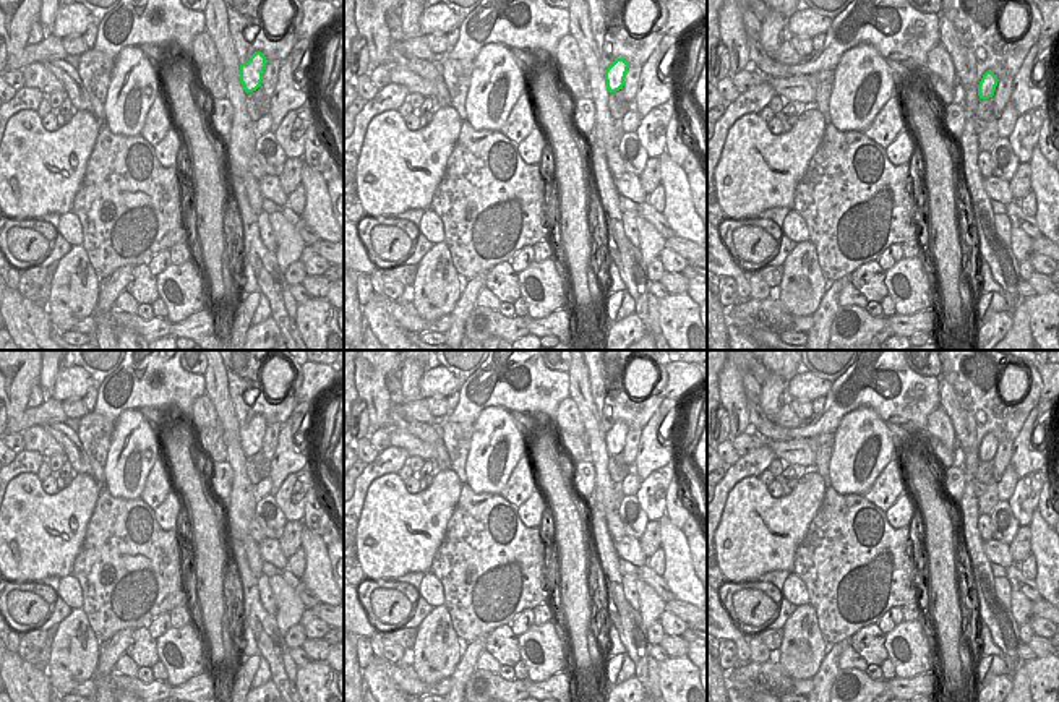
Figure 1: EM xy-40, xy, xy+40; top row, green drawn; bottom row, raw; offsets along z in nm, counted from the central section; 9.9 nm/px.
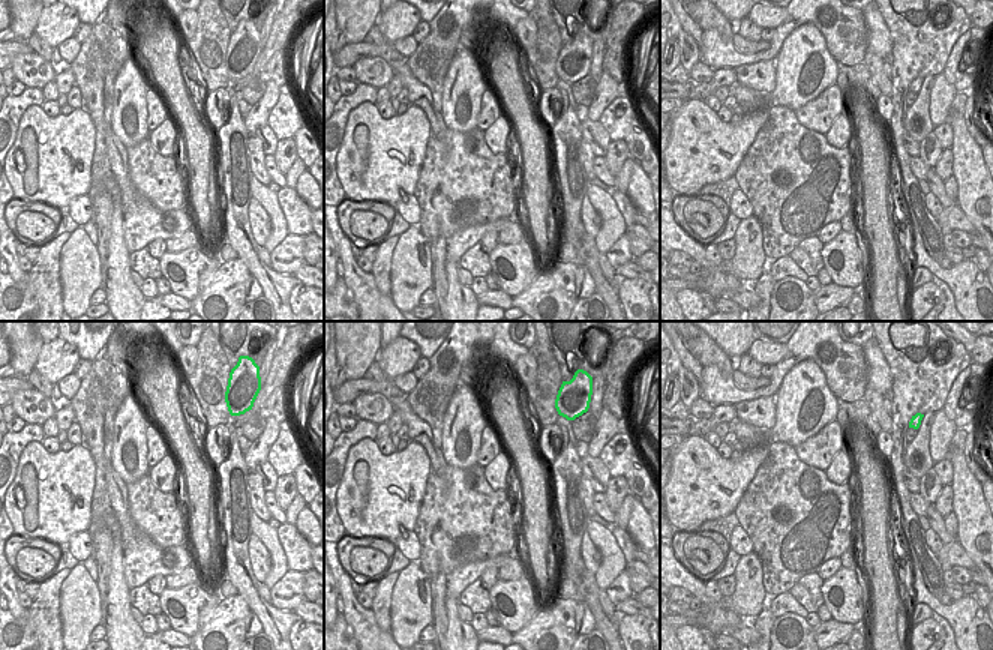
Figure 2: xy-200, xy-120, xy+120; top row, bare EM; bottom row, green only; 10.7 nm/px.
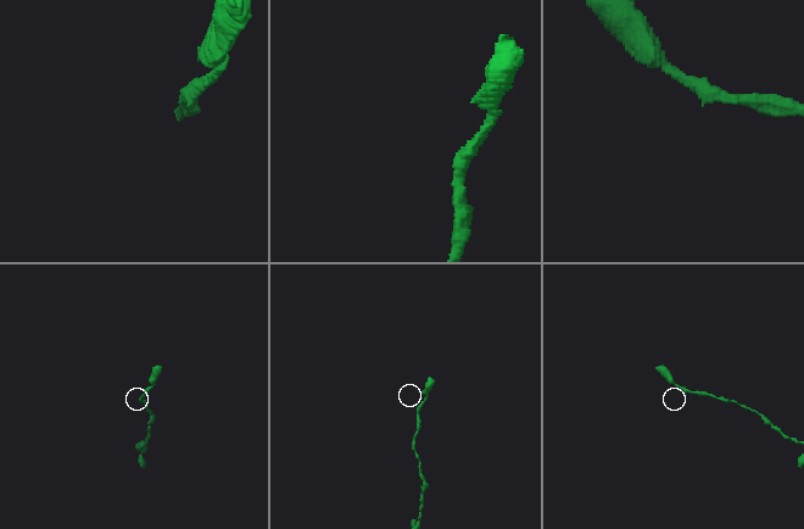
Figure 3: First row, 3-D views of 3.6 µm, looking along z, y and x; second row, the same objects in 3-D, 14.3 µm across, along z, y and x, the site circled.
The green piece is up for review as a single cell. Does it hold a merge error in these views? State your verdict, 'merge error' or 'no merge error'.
no merge error

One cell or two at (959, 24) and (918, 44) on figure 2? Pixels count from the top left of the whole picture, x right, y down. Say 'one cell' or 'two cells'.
one cell

